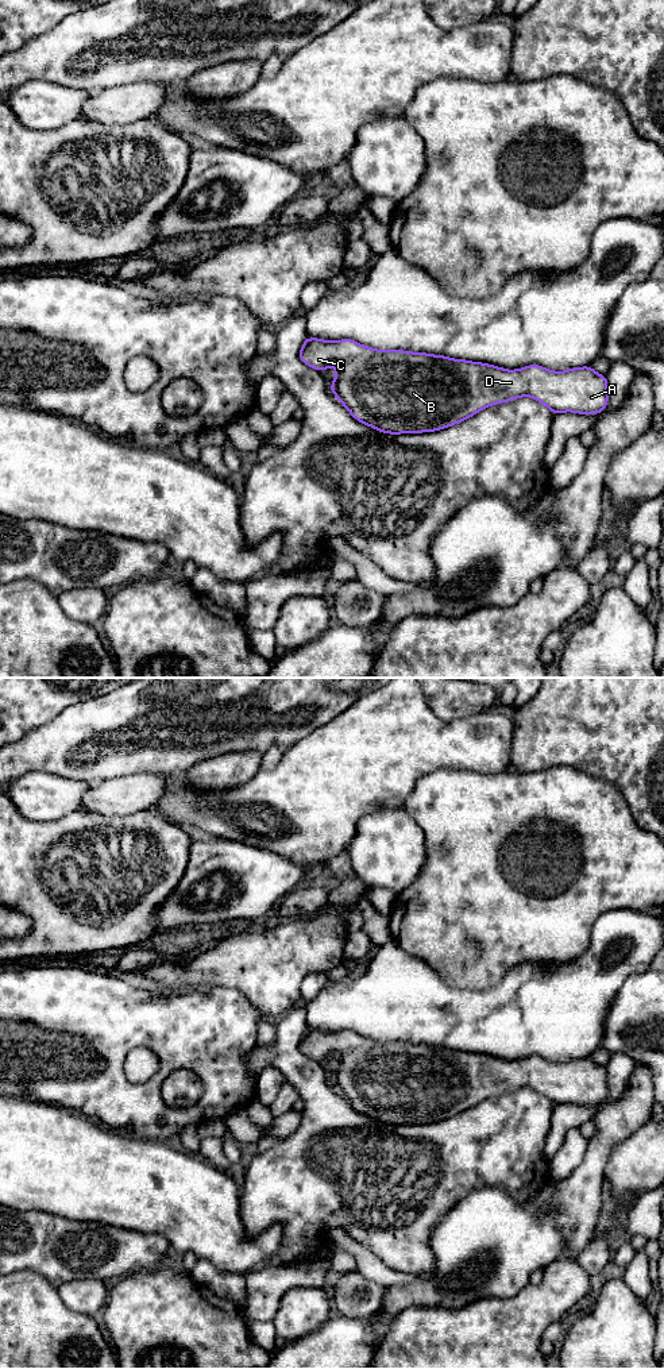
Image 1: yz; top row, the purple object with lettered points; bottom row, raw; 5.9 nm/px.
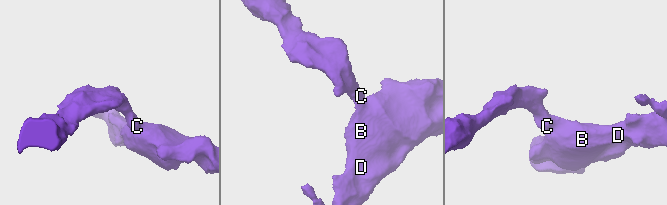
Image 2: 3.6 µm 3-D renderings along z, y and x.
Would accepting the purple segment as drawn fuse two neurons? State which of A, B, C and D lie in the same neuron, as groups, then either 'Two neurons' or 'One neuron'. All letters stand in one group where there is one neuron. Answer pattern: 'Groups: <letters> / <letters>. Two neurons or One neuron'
Groups: A B C D. One neuron

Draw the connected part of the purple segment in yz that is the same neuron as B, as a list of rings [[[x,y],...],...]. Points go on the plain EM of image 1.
[[[306,1029],[298,1048],[305,1056],[321,1064],[335,1057],[336,1068],[329,1076],[329,1081],[352,1108],[382,1125],[399,1126],[440,1122],[472,1108],[487,1098],[514,1092],[525,1087],[544,1095],[551,1104],[599,1106],[609,1092],[607,1068],[594,1063],[591,1057],[552,1063],[540,1056],[529,1056],[517,1061],[506,1061],[482,1053],[452,1050],[445,1046],[402,1041],[381,1042],[351,1030],[332,1033],[317,1029]]]

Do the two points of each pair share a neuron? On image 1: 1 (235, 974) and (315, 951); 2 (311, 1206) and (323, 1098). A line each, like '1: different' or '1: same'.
1: same
2: same

